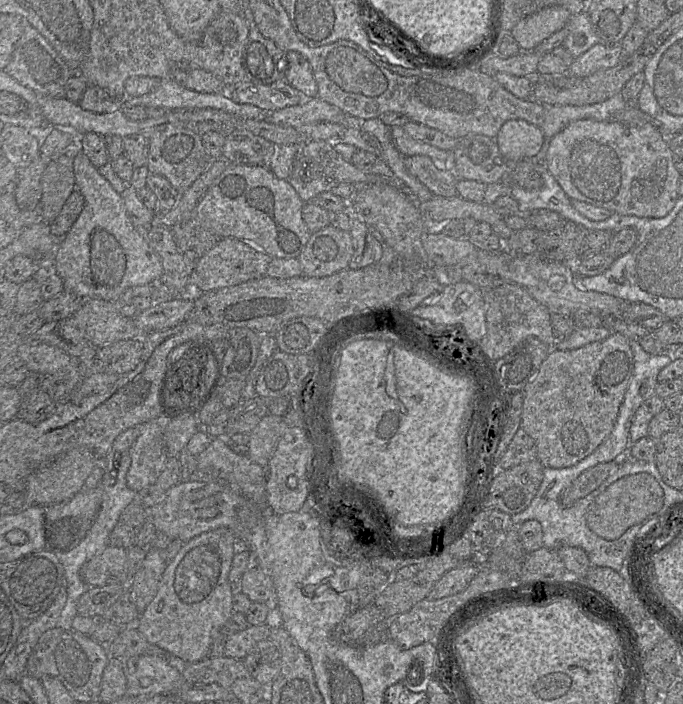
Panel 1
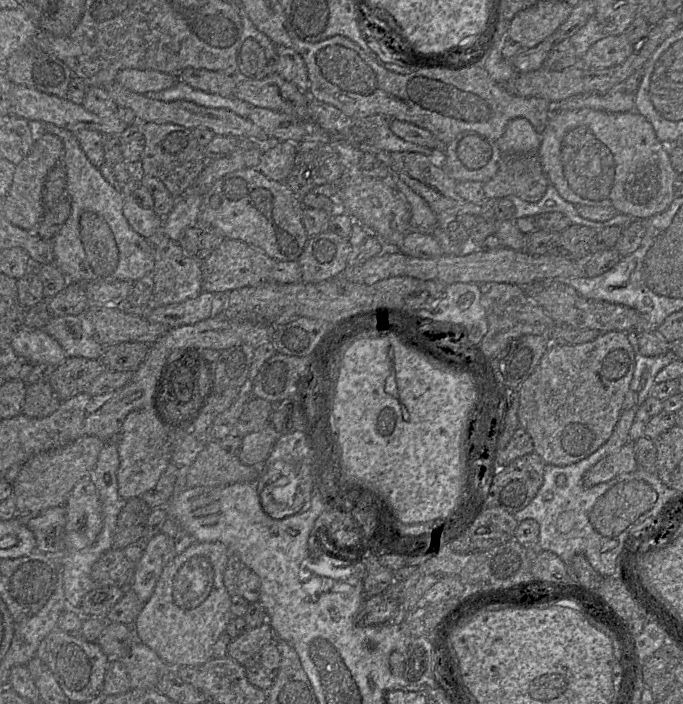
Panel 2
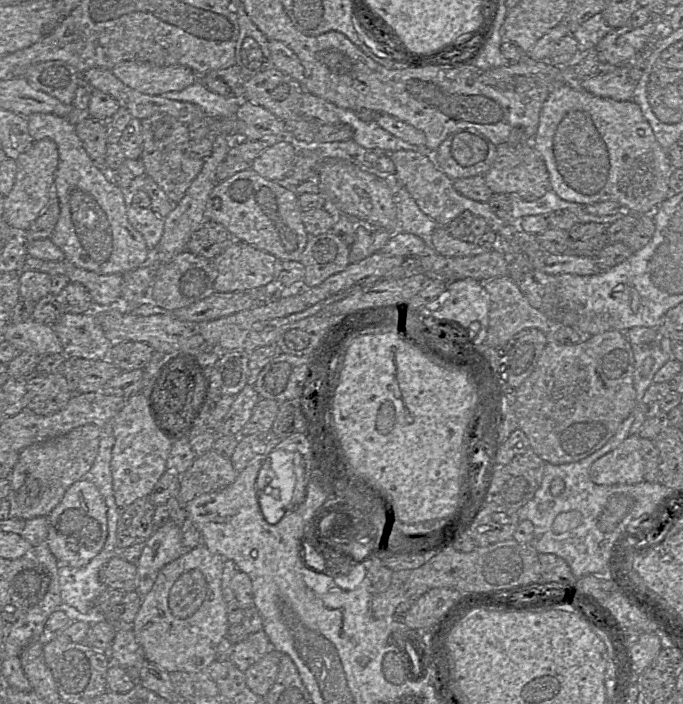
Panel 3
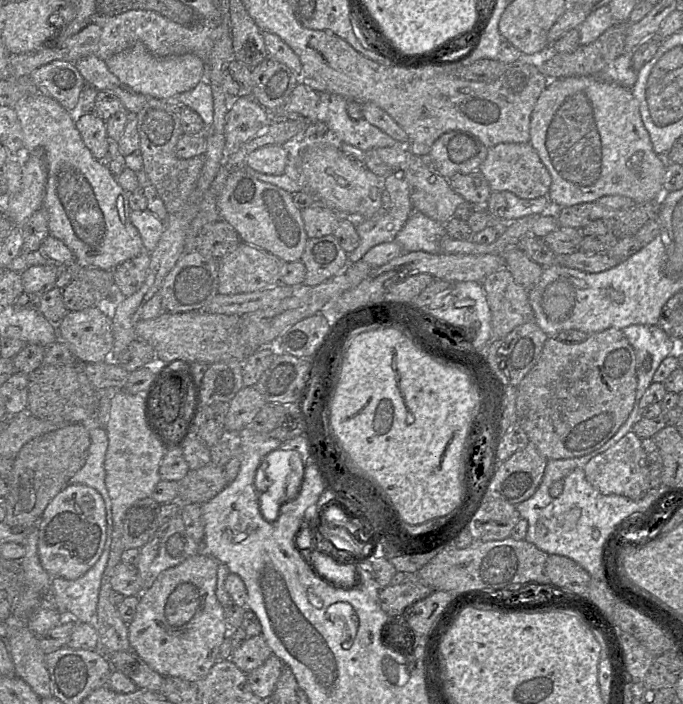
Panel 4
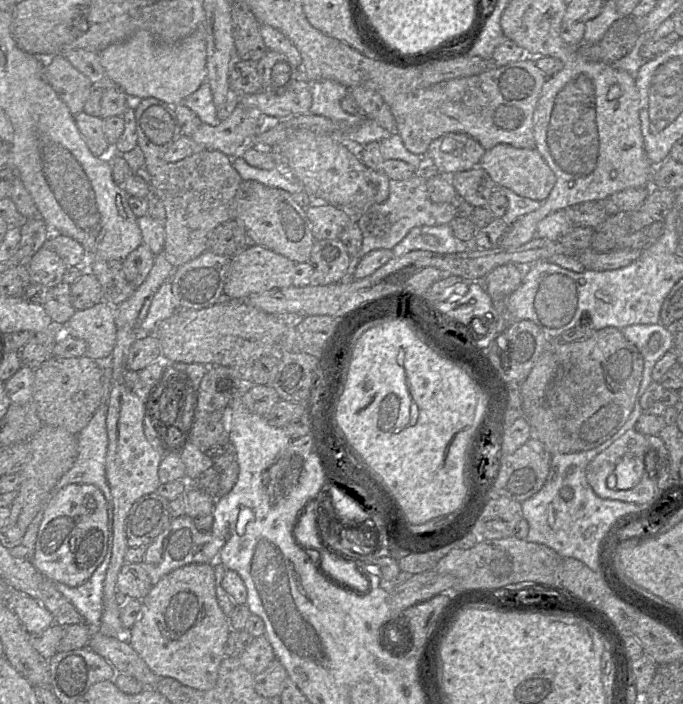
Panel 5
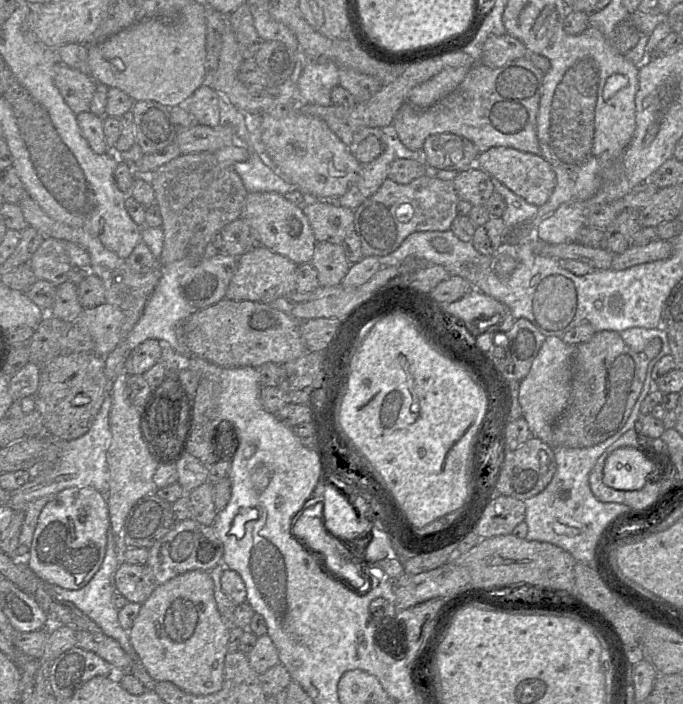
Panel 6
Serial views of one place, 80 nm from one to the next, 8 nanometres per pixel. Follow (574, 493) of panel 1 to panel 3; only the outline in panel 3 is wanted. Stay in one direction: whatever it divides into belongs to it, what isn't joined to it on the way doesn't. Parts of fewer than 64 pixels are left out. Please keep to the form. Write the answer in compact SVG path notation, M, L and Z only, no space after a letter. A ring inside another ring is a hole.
M630 434L617 448L591 465L589 476L597 485L634 485L644 481L644 473L641 438Z

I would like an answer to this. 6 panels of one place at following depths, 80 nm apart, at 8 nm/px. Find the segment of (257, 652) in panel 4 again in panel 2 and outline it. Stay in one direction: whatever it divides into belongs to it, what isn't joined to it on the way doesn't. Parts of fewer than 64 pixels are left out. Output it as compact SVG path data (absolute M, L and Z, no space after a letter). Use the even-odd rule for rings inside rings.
M266 621L260 627L247 629L239 637L232 639L228 645L228 656L243 665L272 641L275 641L274 632Z

